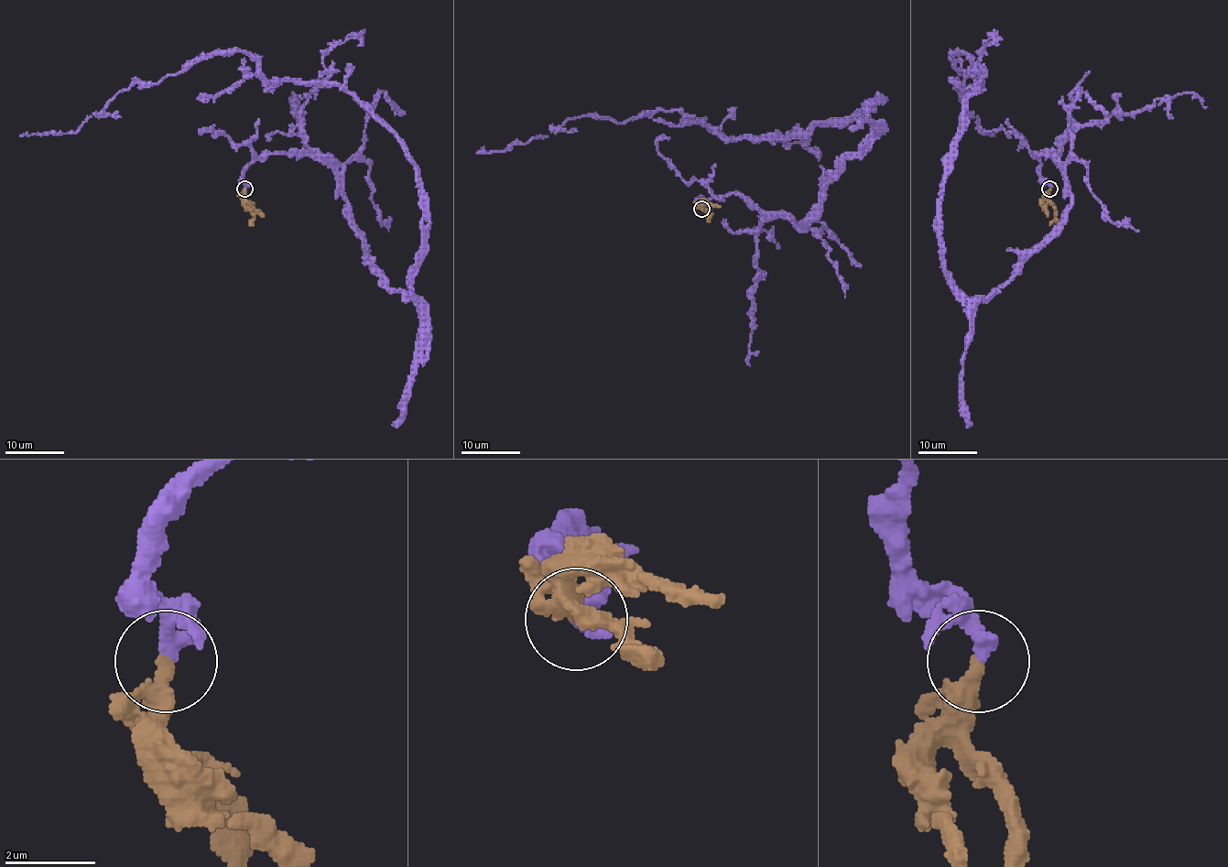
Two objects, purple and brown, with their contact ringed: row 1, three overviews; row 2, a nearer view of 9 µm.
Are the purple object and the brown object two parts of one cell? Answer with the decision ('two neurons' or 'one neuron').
one neuron

